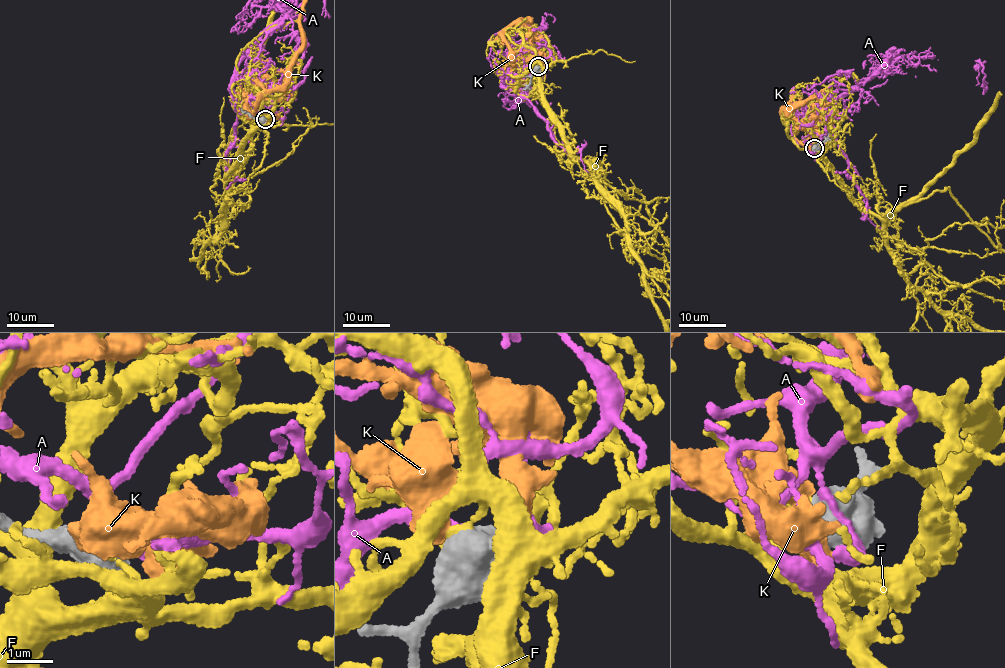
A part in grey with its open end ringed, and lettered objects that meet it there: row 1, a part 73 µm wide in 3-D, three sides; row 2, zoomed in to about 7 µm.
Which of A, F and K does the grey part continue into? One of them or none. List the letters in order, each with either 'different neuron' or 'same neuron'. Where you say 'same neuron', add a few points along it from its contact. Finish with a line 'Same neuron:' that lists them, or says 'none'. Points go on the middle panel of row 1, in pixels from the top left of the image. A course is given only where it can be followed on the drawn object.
A: different neuron
F: different neuron
K: different neuron
Same neuron: none

